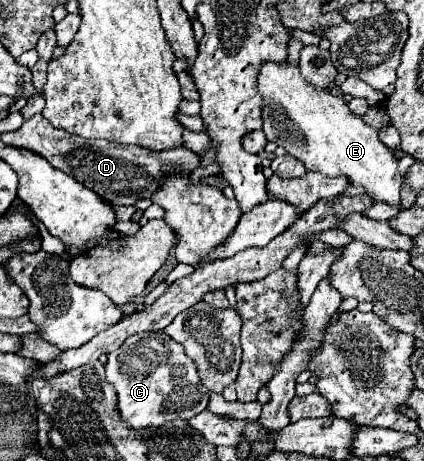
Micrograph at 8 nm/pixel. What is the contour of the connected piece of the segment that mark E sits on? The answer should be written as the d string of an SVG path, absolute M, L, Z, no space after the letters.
M263 63L257 77L257 89L261 93L261 117L267 141L283 147L291 157L299 159L307 171L319 171L327 177L345 175L353 187L363 187L375 201L383 201L401 207L401 175L397 171L397 159L379 137L377 129L355 117L343 97L331 95L329 89L319 89L307 83L297 65Z

